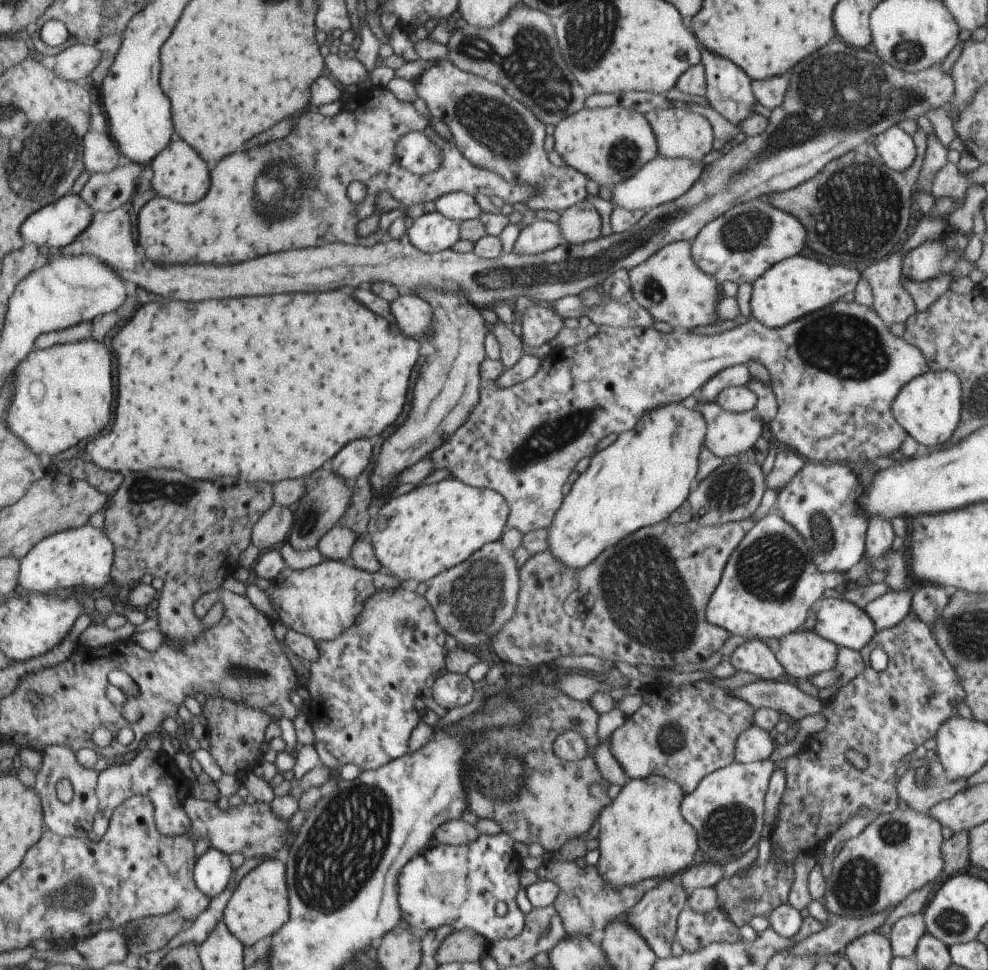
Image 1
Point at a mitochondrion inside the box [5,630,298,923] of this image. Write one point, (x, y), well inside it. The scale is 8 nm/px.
(76, 889)

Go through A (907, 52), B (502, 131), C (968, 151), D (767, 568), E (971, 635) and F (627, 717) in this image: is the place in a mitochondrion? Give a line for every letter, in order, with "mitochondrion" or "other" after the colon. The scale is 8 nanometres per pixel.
A: mitochondrion
B: mitochondrion
C: other
D: mitochondrion
E: mitochondrion
F: other

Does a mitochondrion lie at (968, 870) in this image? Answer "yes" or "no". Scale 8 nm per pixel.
no

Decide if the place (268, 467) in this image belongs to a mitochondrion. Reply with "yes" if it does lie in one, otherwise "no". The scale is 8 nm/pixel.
no

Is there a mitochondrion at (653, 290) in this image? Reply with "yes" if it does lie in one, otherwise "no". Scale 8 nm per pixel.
yes

